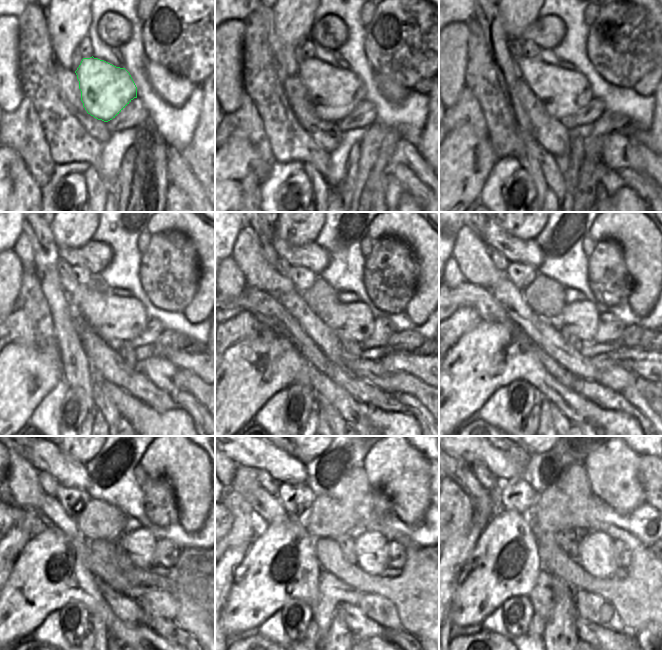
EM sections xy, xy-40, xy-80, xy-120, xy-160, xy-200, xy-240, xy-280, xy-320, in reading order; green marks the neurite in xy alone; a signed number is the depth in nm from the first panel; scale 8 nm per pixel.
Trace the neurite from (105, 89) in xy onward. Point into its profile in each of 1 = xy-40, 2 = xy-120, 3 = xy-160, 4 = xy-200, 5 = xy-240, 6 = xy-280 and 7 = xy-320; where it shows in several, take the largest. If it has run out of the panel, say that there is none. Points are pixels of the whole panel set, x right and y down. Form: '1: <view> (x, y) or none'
1: xy-40 (334, 93)
2: xy-120 (115, 319)
3: xy-160 (354, 320)
4: xy-200 (581, 318)
5: xy-240 (139, 545)
6: xy-280 (371, 547)
7: xy-320 (595, 551)

